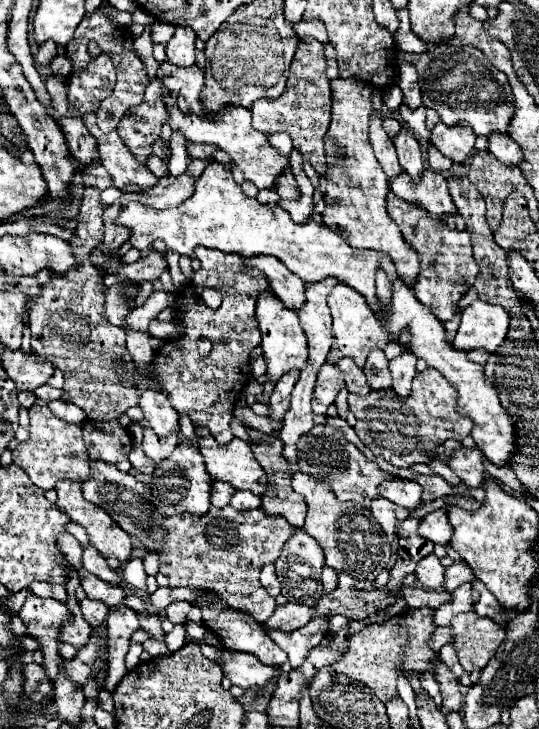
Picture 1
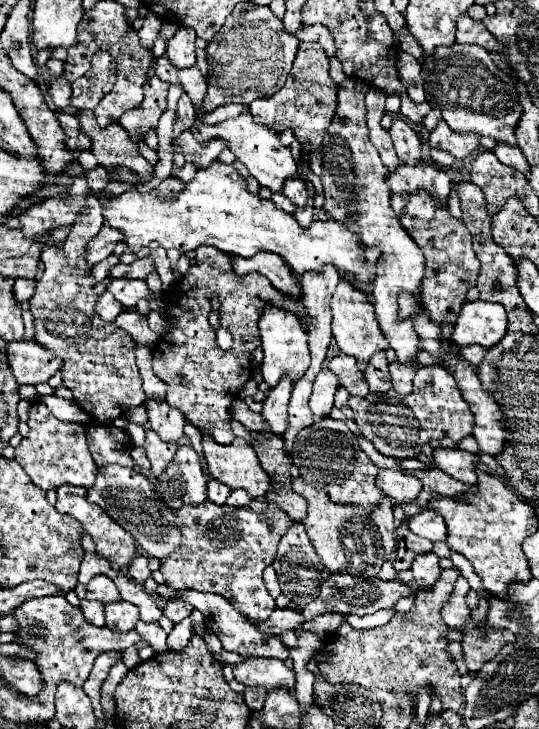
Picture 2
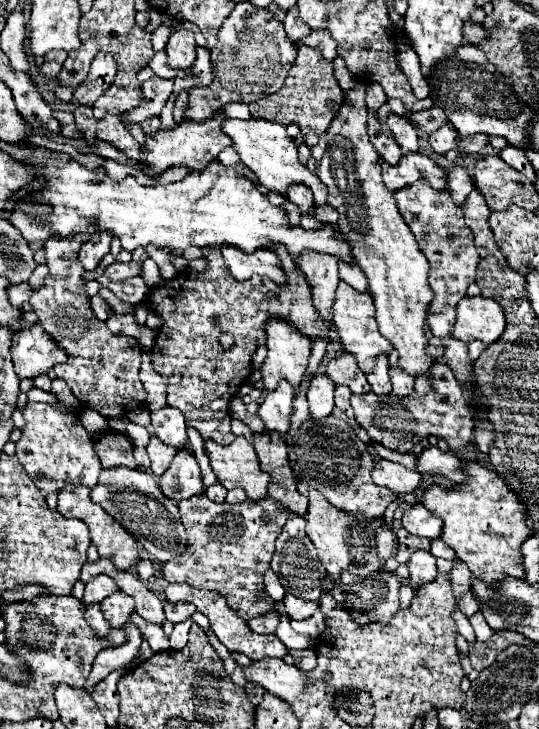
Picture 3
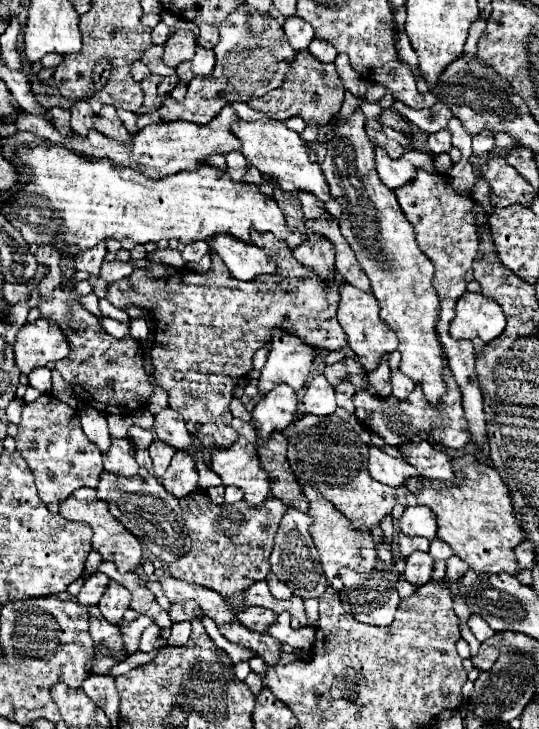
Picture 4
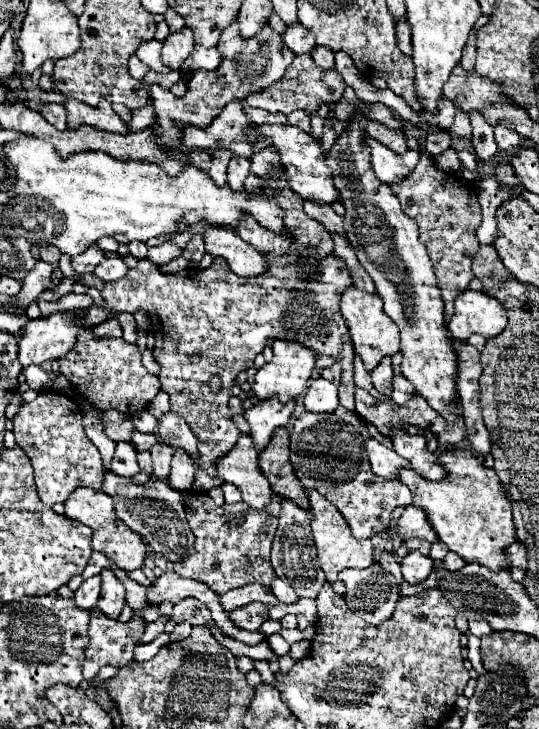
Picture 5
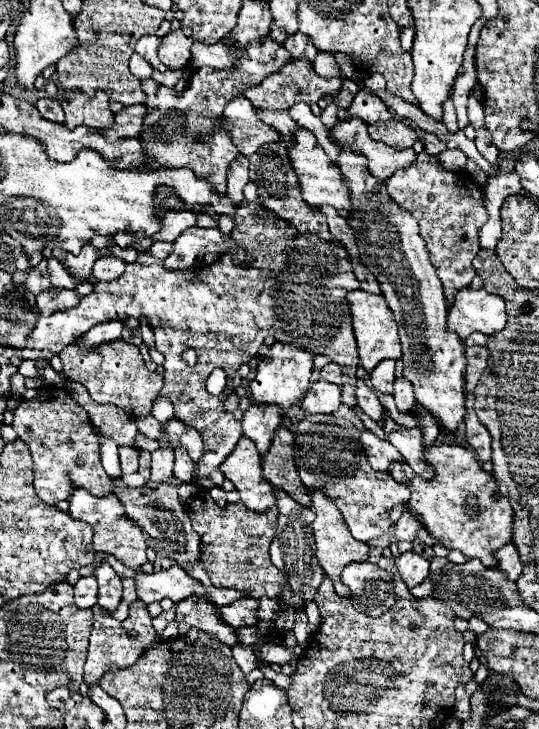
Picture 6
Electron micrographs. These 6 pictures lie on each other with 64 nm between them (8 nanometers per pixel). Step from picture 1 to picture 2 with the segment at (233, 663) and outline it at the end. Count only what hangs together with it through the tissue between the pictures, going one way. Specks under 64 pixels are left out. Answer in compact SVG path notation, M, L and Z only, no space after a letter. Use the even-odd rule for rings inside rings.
M246 658L242 664L234 666L234 678L246 686L262 686L268 692L276 688L294 692L296 688L294 670L288 670L280 660L268 658Z

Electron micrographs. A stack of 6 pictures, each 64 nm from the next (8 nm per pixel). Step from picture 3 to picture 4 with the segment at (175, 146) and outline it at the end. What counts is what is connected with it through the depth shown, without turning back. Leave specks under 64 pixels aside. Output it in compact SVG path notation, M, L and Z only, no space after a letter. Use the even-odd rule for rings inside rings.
M228 104L220 110L220 114L212 122L208 122L204 126L198 126L198 124L192 124L186 120L168 122L168 124L158 122L158 124L150 124L150 126L142 128L140 132L132 134L132 144L120 144L120 142L114 142L110 136L100 136L100 132L88 132L88 136L80 136L80 134L62 136L44 116L32 116L22 110L12 118L16 130L28 130L42 140L64 146L72 152L80 152L86 156L106 156L106 158L114 160L116 164L136 166L140 172L144 172L148 176L162 176L162 178L188 170L188 168L198 168L198 162L206 160L210 154L226 154L226 152L240 150L240 140L236 140L236 136L232 136L232 132L230 132L230 126L236 124L236 120L240 120L240 118L238 118L234 106Z

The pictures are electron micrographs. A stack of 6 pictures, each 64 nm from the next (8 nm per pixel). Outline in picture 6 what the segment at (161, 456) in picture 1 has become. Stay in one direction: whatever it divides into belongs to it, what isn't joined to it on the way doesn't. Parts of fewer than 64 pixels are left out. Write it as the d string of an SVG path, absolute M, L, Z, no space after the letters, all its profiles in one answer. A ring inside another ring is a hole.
M158 448L156 452L152 452L152 476L150 476L150 480L154 484L164 484L166 480L172 480L174 478L172 464L174 464L172 448Z

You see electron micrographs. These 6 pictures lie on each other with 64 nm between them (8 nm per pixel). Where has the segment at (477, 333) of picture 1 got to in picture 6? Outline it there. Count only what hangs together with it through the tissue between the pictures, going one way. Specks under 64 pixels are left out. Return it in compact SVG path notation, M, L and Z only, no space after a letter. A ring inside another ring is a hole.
M474 288L456 292L454 304L448 308L448 330L456 332L462 340L472 332L494 334L506 326L504 298Z

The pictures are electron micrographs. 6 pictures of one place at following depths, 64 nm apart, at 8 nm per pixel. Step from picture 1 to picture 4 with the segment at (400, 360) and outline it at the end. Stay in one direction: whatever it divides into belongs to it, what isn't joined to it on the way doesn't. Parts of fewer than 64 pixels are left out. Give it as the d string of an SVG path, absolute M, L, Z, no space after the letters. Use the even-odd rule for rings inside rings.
M392 372L392 396L398 400L406 400L408 394L416 388L416 384L412 380L408 380L408 376L404 376L402 372Z

